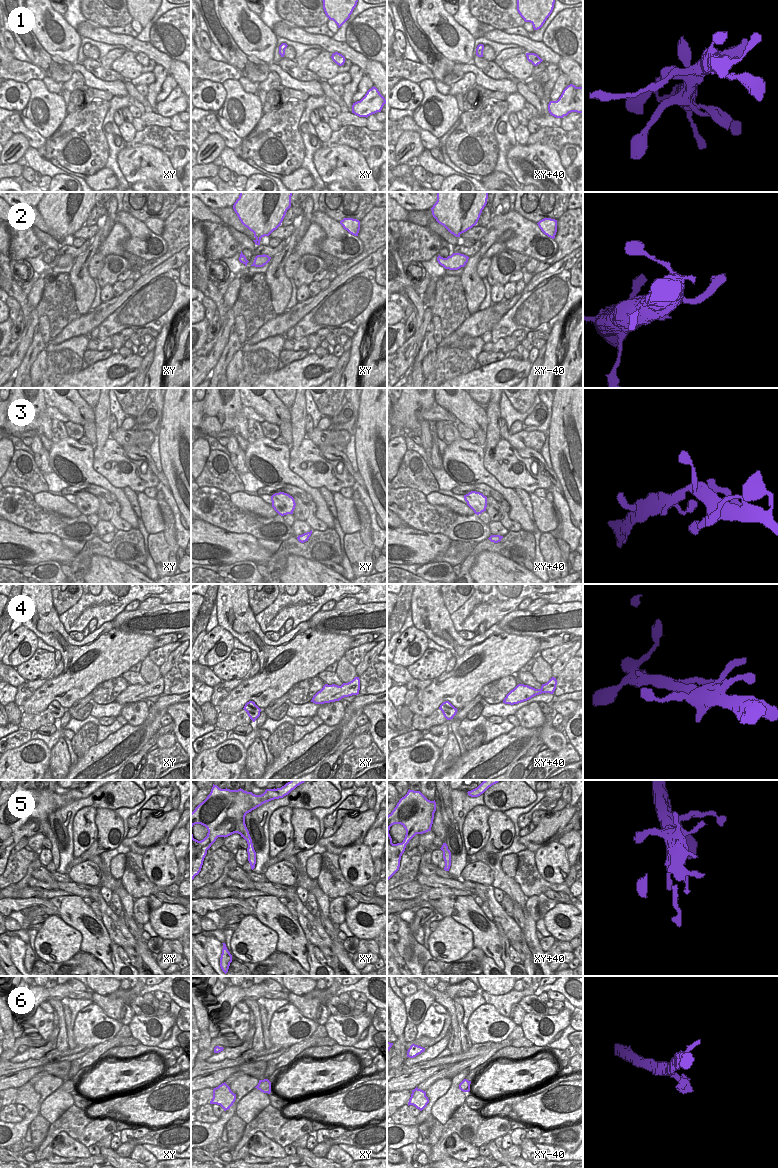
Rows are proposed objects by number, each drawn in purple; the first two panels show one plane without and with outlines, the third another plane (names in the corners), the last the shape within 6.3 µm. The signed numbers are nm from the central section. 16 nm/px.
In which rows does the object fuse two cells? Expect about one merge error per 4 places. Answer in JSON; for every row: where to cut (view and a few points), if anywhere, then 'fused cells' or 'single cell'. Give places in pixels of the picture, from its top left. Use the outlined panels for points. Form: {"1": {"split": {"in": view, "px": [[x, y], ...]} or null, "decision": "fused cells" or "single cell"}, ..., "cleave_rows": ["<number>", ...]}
{"1": {"split": null, "decision": "single cell"}, "2": {"split": null, "decision": "single cell"}, "3": {"split": null, "decision": "single cell"}, "4": {"split": null, "decision": "single cell"}, "5": {"split": null, "decision": "single cell"}, "6": {"split": null, "decision": "single cell"}, "cleave_rows": []}

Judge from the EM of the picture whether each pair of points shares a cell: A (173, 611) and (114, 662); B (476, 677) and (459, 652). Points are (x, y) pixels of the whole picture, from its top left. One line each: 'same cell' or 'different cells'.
A: different cells
B: same cell

